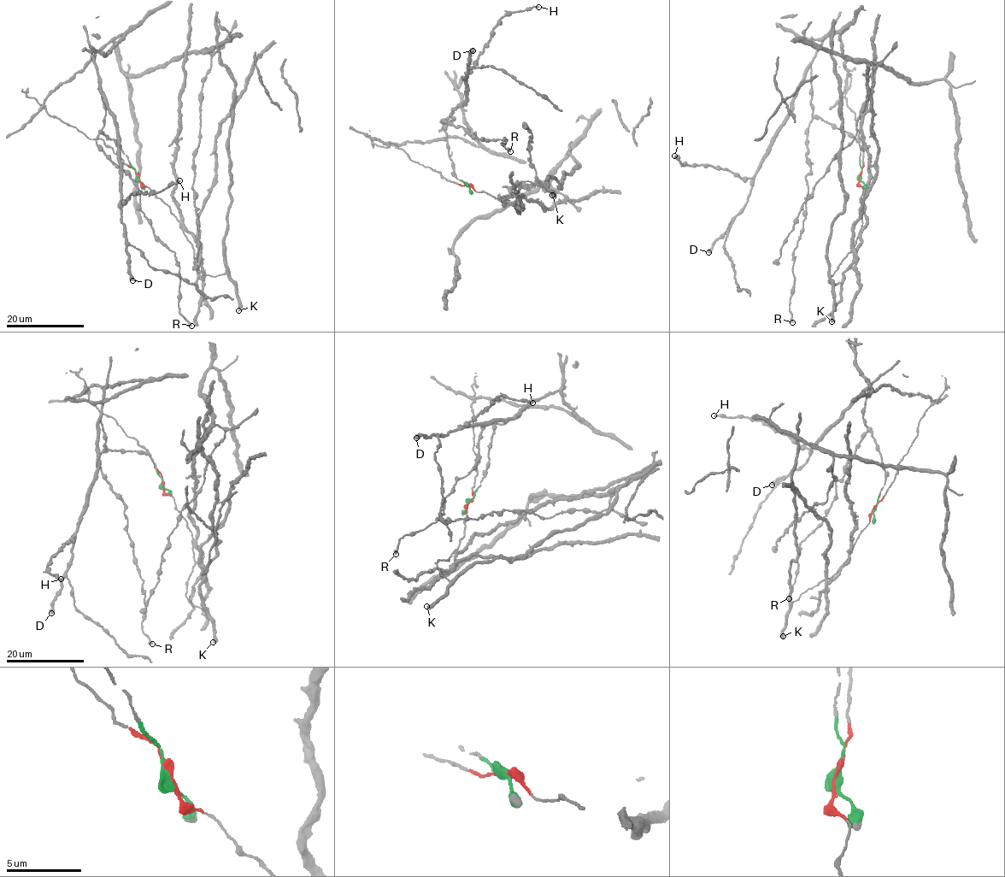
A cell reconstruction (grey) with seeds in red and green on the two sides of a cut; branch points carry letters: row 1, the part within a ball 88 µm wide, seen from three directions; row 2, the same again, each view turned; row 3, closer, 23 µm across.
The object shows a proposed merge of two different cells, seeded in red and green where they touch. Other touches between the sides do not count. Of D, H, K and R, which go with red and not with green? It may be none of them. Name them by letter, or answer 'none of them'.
K

